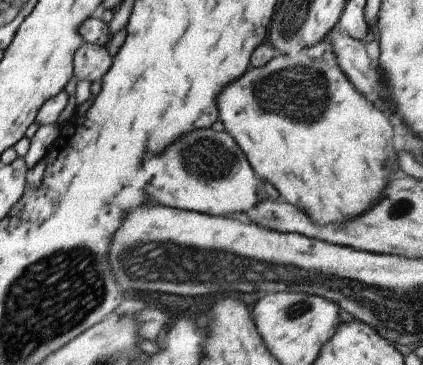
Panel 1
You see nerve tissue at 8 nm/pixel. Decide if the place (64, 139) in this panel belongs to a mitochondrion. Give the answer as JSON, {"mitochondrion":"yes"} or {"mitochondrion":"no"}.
{"mitochondrion":"no"}

